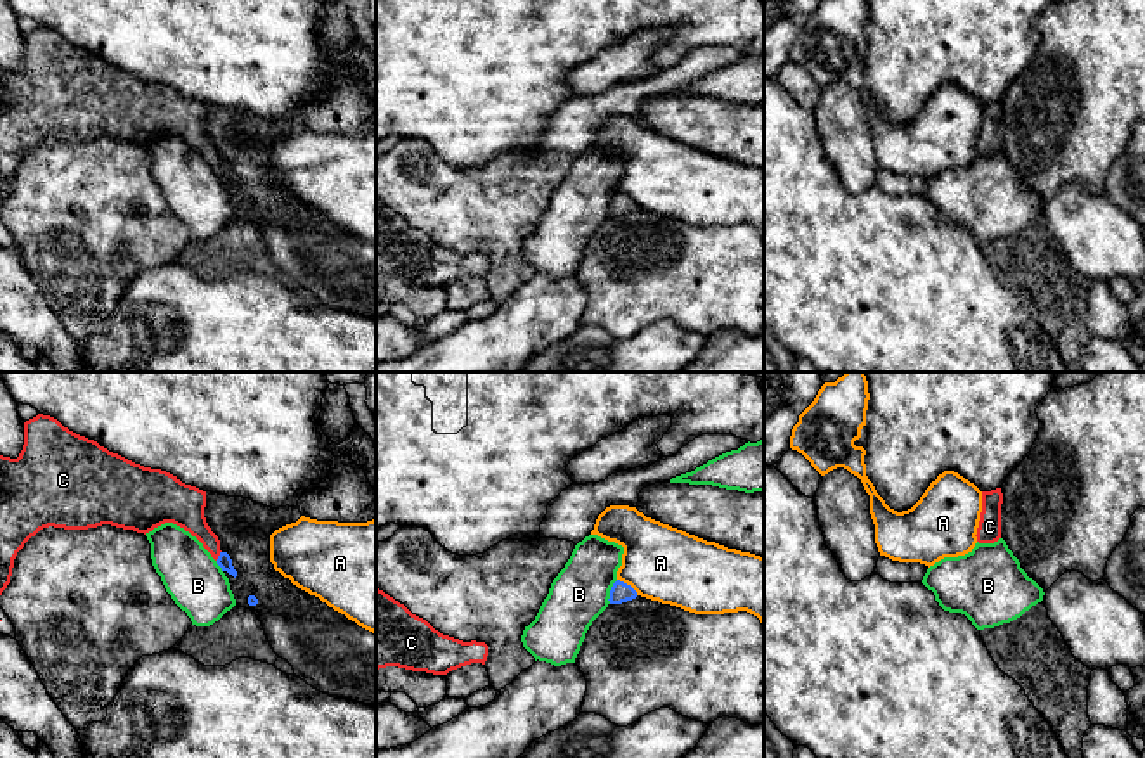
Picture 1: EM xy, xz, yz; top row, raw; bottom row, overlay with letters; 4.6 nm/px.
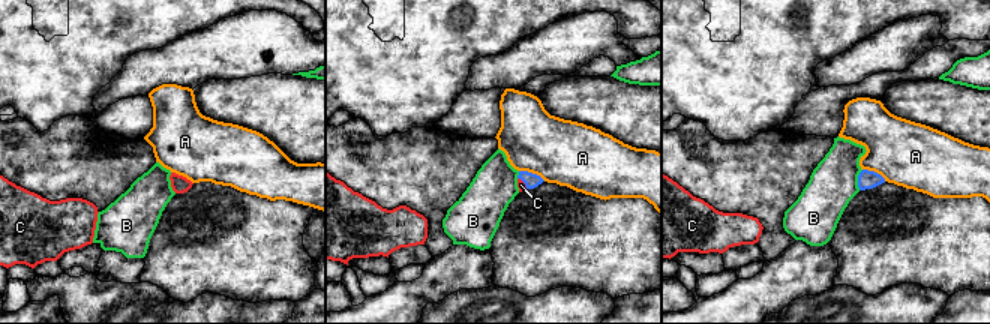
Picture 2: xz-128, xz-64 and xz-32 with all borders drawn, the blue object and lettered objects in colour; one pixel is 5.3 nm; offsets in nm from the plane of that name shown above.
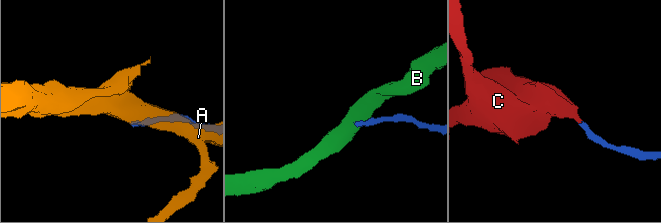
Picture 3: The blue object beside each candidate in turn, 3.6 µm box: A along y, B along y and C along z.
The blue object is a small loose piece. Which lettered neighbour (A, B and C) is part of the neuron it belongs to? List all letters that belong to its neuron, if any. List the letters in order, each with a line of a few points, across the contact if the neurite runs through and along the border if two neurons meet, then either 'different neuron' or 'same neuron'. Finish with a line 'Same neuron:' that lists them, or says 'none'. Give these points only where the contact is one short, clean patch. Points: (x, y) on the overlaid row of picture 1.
A: different neuron
B: line xz (617, 580), (610, 590), (608, 603); different neuron
C: line xy (224, 561), (219, 556), (187, 513); same neuron
Same neuron: C

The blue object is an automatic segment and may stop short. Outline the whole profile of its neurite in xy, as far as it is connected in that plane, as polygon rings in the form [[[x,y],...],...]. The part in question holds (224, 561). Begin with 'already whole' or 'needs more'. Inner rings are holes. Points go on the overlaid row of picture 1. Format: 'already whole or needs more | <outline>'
needs more | [[[38,414],[24,422],[17,459],[0,455],[0,595],[14,559],[40,530],[111,524],[137,533],[173,523],[211,554],[222,571],[237,571],[204,517],[206,491],[177,476],[135,464],[97,441]]]

